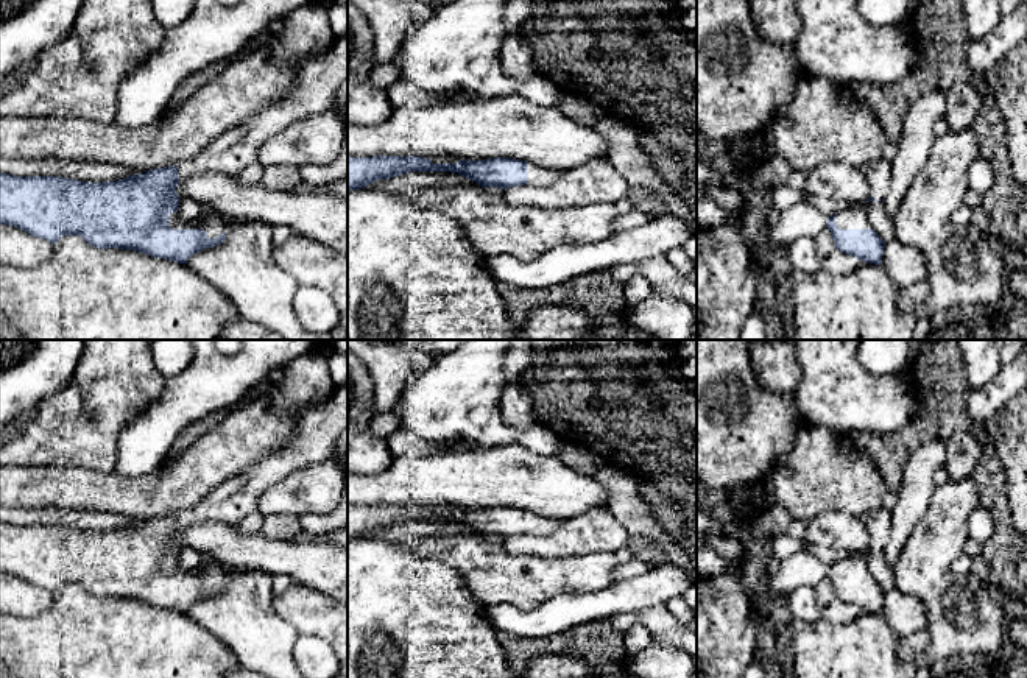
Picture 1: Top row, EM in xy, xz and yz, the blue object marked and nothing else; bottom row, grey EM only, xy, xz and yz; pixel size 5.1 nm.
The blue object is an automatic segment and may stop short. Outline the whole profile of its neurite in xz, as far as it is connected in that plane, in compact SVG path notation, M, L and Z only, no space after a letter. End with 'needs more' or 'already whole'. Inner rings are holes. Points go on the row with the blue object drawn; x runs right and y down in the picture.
M419 156L348 157L348 190L365 189L379 179L390 179L410 171L452 171L475 181L482 187L549 185L563 171L549 170L535 162L510 157L488 161L461 159L457 164L433 164Z; needs more

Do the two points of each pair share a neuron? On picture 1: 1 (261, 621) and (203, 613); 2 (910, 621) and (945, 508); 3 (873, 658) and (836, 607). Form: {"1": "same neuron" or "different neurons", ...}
{"1": "same neuron", "2": "different neurons", "3": "different neurons"}

